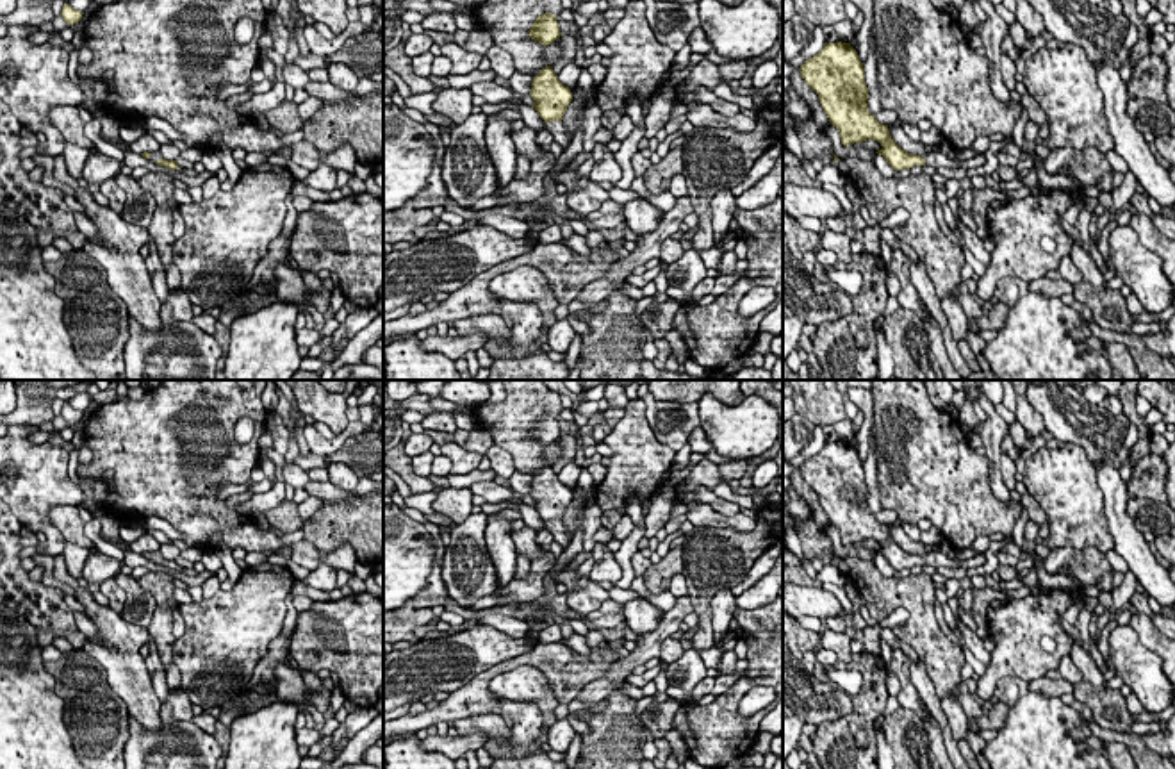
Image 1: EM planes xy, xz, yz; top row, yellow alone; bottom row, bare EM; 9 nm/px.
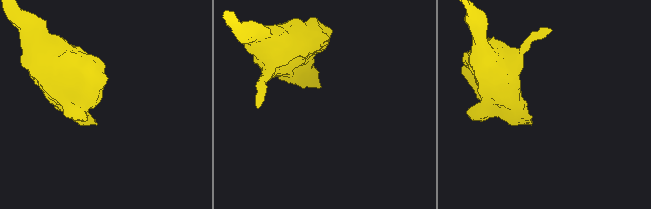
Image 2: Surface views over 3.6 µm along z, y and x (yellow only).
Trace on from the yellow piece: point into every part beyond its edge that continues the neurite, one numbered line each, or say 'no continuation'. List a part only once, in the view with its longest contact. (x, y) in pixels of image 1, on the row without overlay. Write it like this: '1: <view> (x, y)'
1: xz (558, 530)

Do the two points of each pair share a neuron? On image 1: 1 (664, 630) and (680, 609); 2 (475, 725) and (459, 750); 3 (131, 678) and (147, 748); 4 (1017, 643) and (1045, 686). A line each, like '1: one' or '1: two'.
1: one
2: two
3: two
4: two

